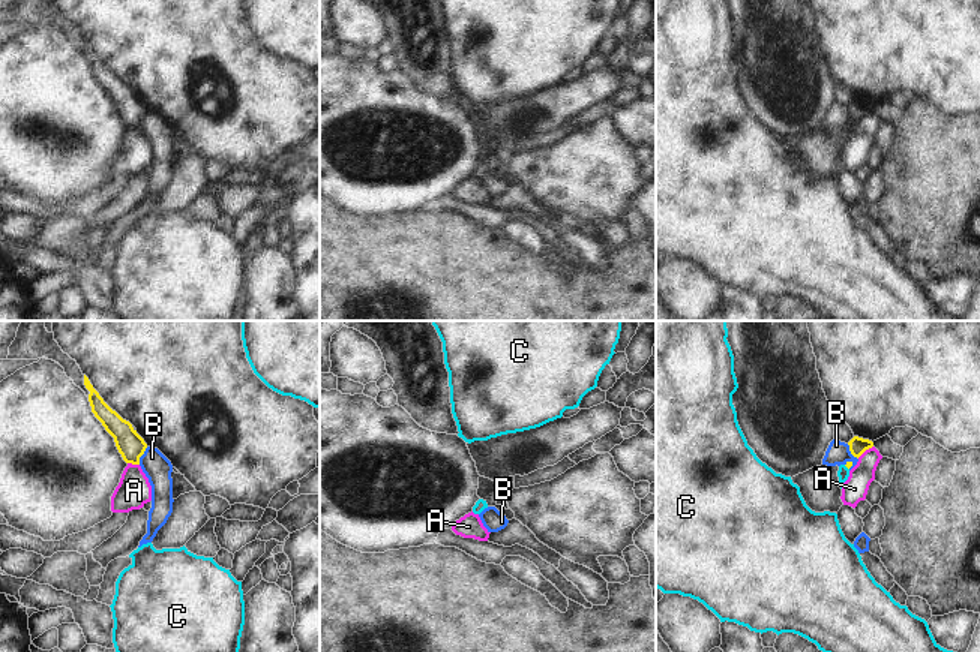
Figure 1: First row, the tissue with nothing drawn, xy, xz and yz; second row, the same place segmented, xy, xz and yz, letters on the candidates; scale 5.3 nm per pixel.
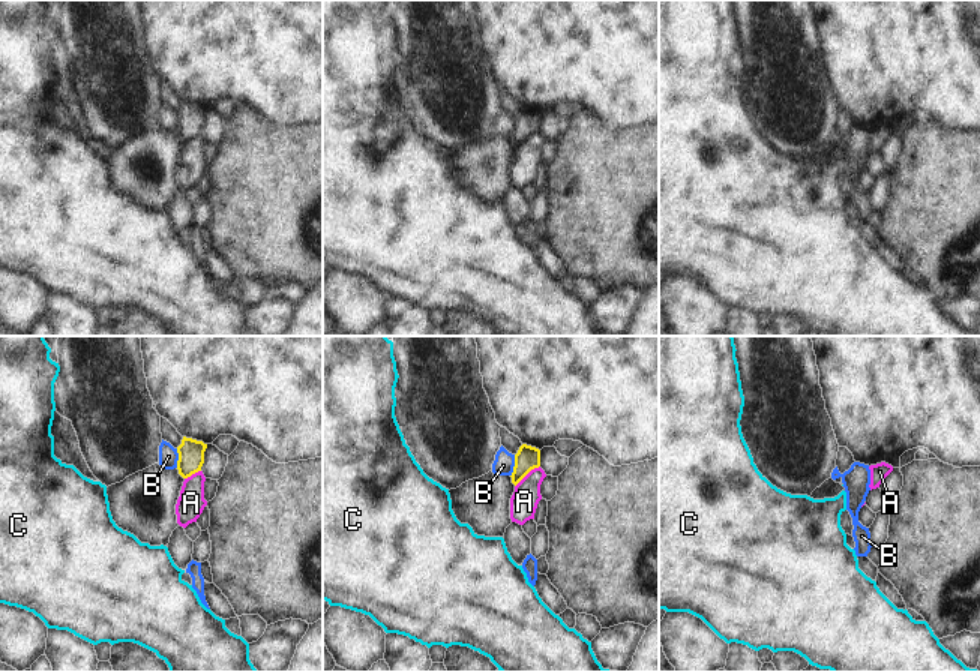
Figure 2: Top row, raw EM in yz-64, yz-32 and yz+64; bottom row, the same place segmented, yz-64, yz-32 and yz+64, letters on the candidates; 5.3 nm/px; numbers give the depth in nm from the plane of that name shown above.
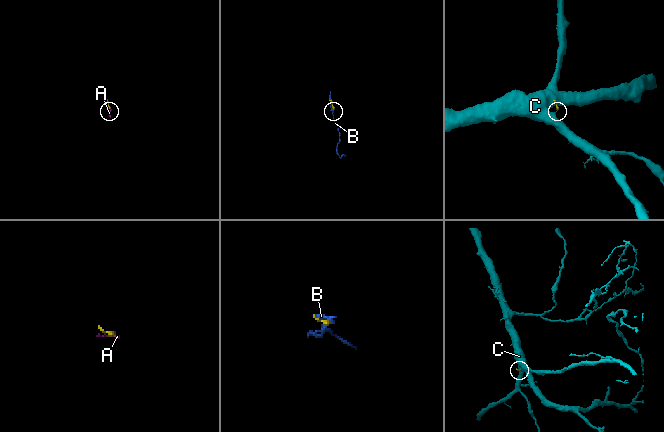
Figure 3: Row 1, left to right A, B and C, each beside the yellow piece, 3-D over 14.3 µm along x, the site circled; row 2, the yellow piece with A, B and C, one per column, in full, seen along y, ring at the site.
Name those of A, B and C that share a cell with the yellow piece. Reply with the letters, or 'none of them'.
C.

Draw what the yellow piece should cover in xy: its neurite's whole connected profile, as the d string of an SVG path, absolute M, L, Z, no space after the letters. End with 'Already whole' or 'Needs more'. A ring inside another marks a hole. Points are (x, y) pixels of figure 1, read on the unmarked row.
M86 39L84 49L90 55L89 66L92 76L102 87L105 94L114 102L116 111L123 124L126 127L140 129L140 121L147 112L144 103L137 97L129 85L123 84L104 66Z. Already whole.

